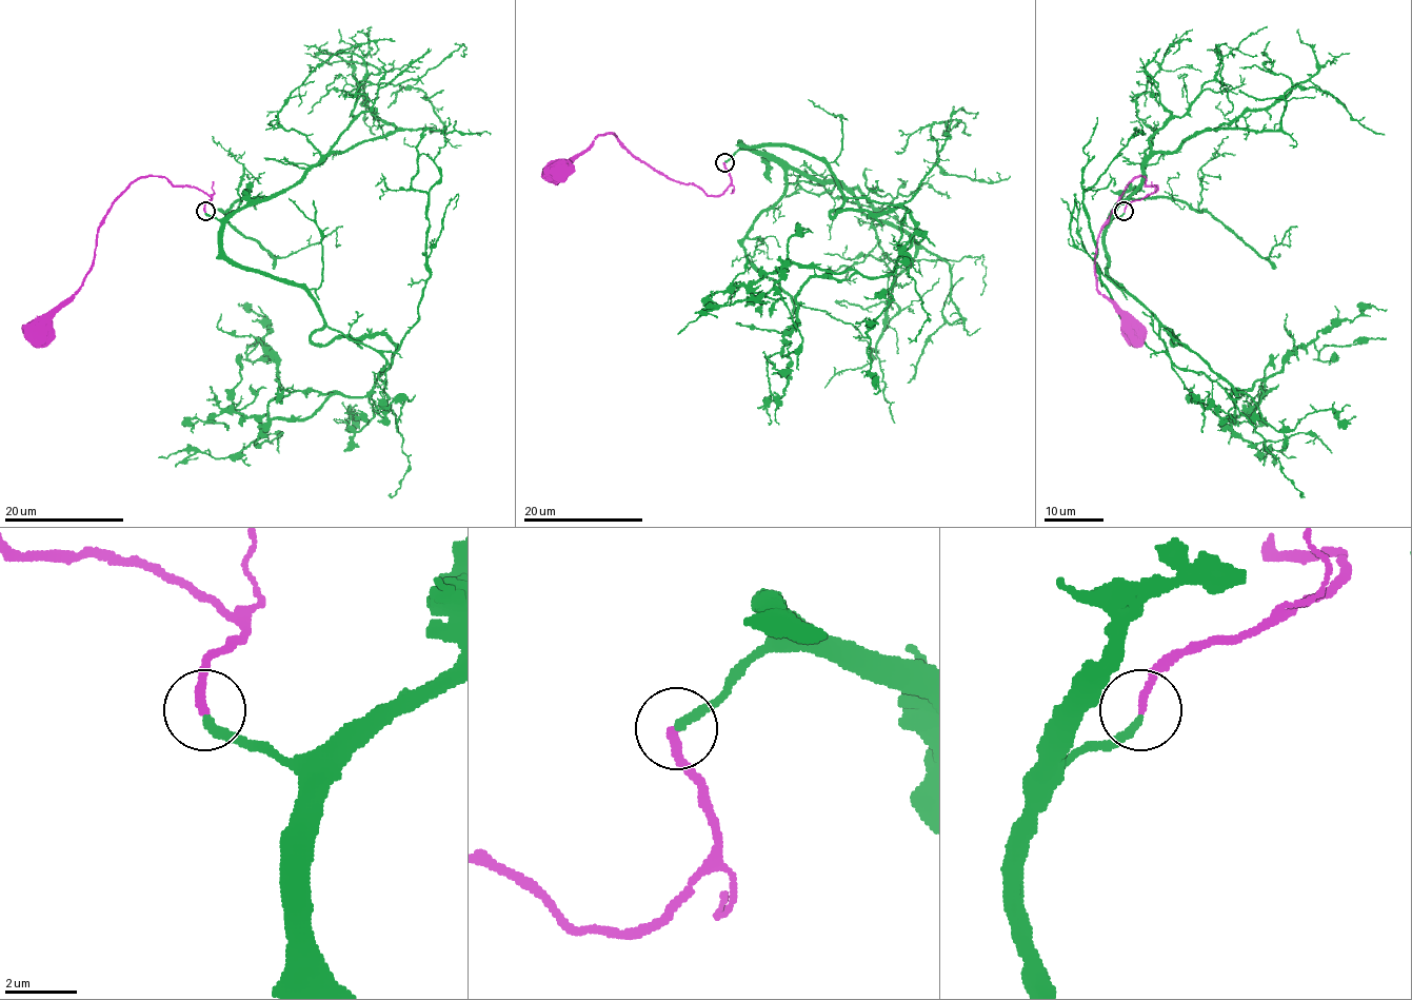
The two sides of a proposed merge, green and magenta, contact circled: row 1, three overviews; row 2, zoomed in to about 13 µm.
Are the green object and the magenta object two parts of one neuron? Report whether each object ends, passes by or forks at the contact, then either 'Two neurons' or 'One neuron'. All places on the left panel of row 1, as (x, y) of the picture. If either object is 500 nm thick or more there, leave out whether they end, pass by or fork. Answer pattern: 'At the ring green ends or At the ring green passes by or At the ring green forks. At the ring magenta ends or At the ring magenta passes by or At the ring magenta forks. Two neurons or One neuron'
At the ring green ends. At the ring magenta ends. One neuron

